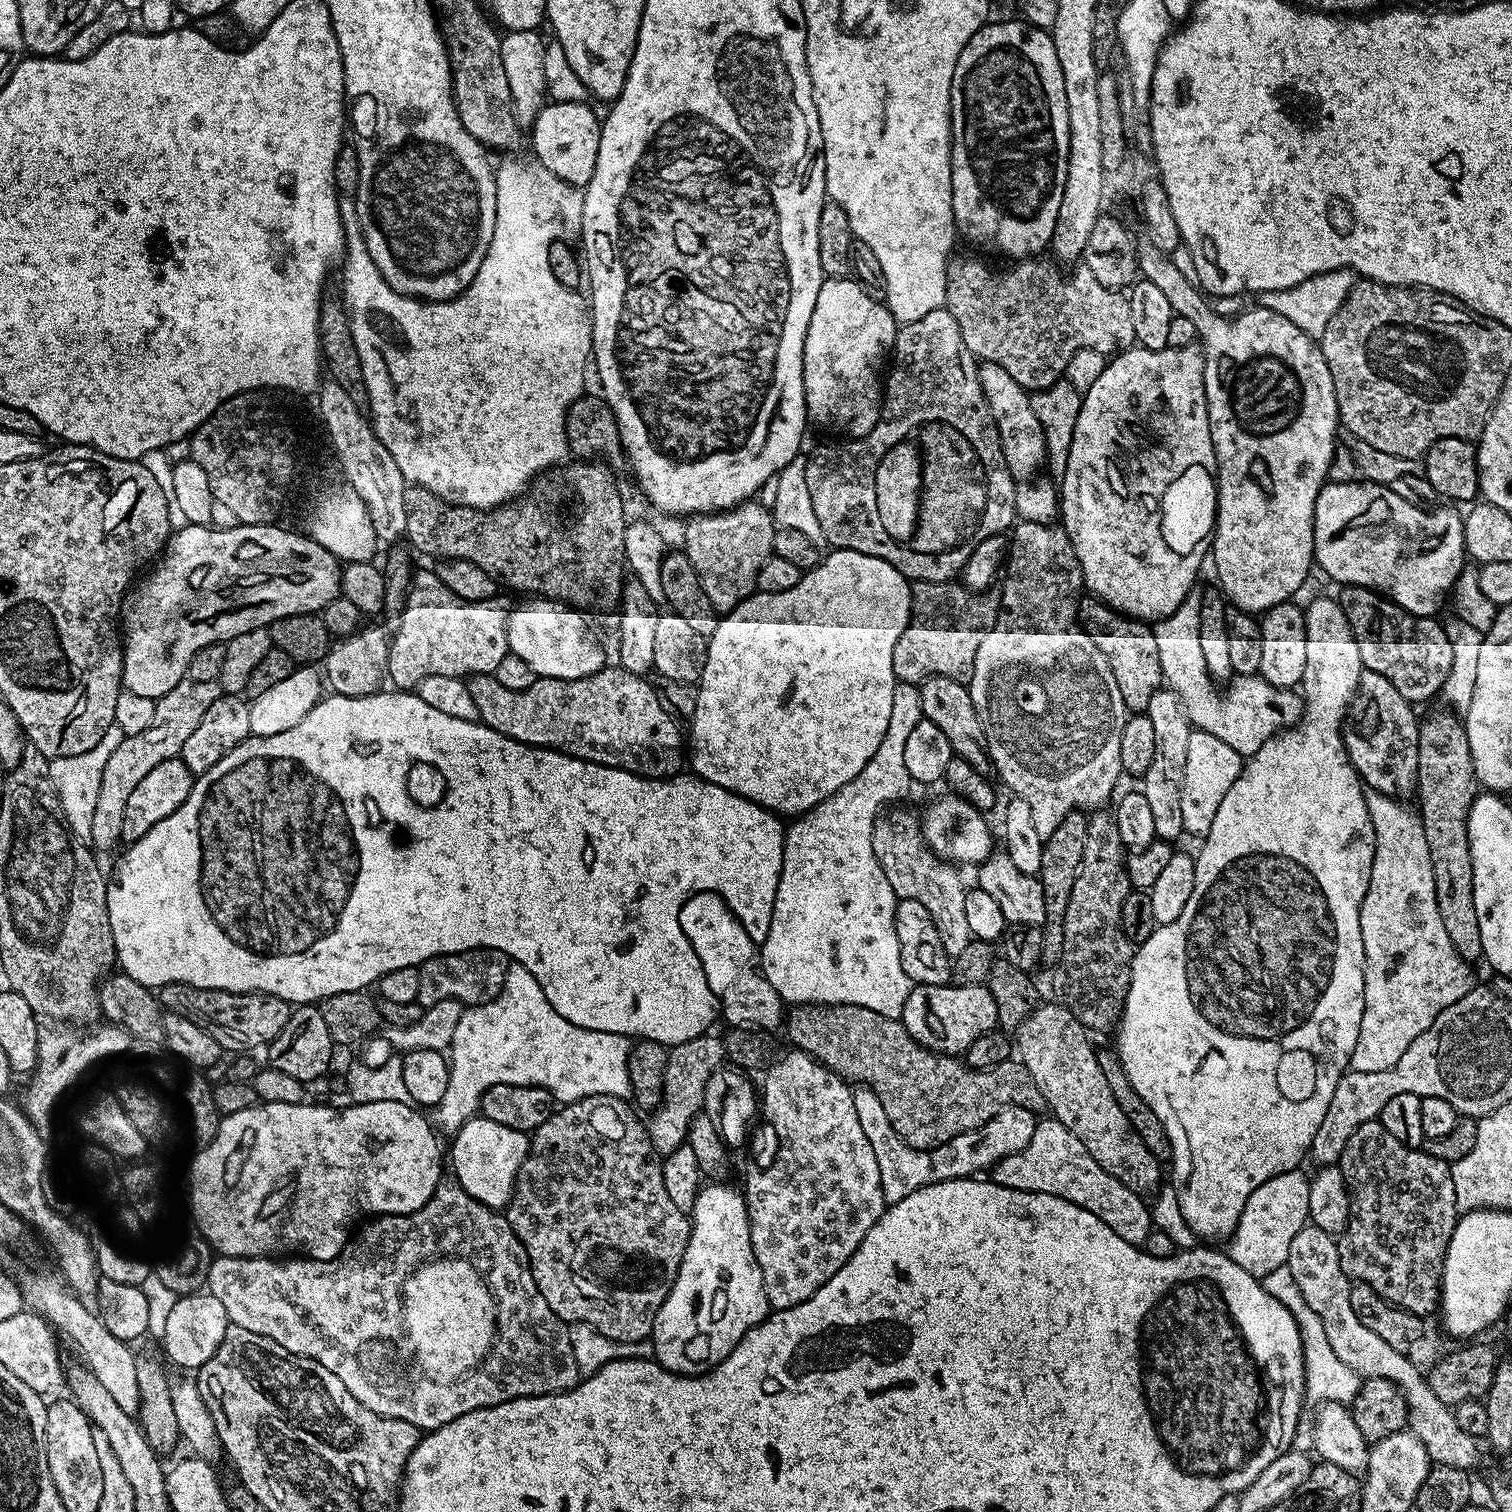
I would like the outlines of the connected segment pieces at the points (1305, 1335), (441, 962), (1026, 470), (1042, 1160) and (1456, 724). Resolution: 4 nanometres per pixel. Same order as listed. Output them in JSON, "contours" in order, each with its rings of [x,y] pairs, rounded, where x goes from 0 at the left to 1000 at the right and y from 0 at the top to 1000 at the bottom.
{"contours":[[[[851,837],[840,840],[840,843],[835,845],[835,849],[837,854],[843,856],[843,858],[845,858],[845,861],[848,861],[848,864],[851,864],[851,866],[853,866],[853,869],[856,869],[858,874],[862,891],[862,912],[864,923],[867,925],[868,923],[872,926],[871,927],[894,929],[899,921],[901,911],[893,903],[890,903],[890,901],[888,901],[885,896],[882,896],[882,890],[880,890],[880,885],[877,885],[877,877],[874,877],[874,872],[872,872],[872,869],[866,866],[864,858],[861,858],[861,853],[858,853],[858,848],[856,848],[856,843],[853,843]]],[[[326,627],[284,634],[277,638],[276,663],[280,667],[293,661],[304,661],[308,665],[324,663],[332,655],[337,637],[335,631]]],[[[649,240],[647,244],[648,255],[655,274],[660,282],[663,300],[665,303],[665,308],[668,311],[669,317],[673,319],[682,318],[687,313],[685,312],[691,309],[693,301],[692,290],[690,288],[689,280],[684,272],[683,263],[675,254],[668,250],[668,247],[665,247],[665,245],[663,245],[663,242]]],[[[698,739],[688,740],[684,747],[681,757],[673,763],[663,766],[655,773],[657,783],[662,783],[668,787],[677,788],[691,788],[700,792],[705,792],[705,795],[710,795],[716,798],[716,800],[721,800],[726,807],[731,808],[739,819],[752,824],[756,823],[757,819],[763,814],[762,802],[760,797],[756,796],[755,789],[748,788],[739,779],[731,776],[724,766],[721,766],[721,761],[702,745]]],[[[960,470],[947,474],[939,479],[938,509],[936,528],[939,528],[938,539],[946,562],[946,573],[948,573],[948,591],[954,612],[962,623],[962,628],[972,636],[981,633],[980,618],[978,615],[978,602],[975,602],[975,575],[971,556],[971,539],[978,526],[978,517],[970,488],[968,477]]]]}

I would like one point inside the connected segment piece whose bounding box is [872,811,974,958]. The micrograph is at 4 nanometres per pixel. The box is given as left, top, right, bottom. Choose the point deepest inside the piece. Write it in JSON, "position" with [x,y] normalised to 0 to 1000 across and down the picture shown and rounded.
{"position":[605,577]}

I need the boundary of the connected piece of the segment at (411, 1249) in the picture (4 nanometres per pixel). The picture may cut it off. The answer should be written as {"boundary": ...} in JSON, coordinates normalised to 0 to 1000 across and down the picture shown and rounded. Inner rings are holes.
{"boundary":[[[294,779],[292,780],[290,784],[288,786],[288,789],[284,792],[284,795],[282,795],[282,798],[279,798],[279,800],[272,802],[268,804],[249,804],[244,806],[240,812],[241,811],[241,812],[239,813],[239,815],[237,813],[237,814],[231,819],[229,824],[228,824],[220,833],[175,832],[174,831],[146,831],[145,832],[141,833],[140,837],[138,838],[138,846],[136,847],[137,854],[140,855],[142,858],[144,858],[144,860],[147,861],[147,866],[149,866],[149,869],[153,875],[160,877],[160,880],[168,880],[168,882],[173,882],[176,885],[184,888],[184,890],[189,890],[189,893],[192,893],[192,896],[202,897],[208,901],[210,901],[213,903],[216,903],[216,906],[218,906],[218,909],[224,909],[224,911],[226,911],[226,917],[229,917],[229,919],[231,919],[231,922],[234,922],[234,925],[237,925],[237,927],[239,927],[239,930],[242,930],[242,933],[247,933],[247,935],[253,935],[253,937],[271,940],[274,944],[278,946],[292,944],[292,943],[295,943],[295,940],[300,940],[300,938],[306,938],[306,935],[311,935],[311,933],[329,930],[332,927],[339,926],[340,925],[345,925],[346,923],[363,923],[367,921],[376,921],[378,918],[381,917],[381,916],[384,915],[385,911],[382,906],[382,901],[380,901],[380,890],[377,890],[376,876],[374,875],[374,874],[370,873],[369,869],[366,869],[366,866],[364,866],[364,864],[361,864],[361,858],[358,858],[358,854],[356,853],[355,848],[353,847],[353,840],[351,839],[349,837],[348,827],[345,824],[345,820],[340,816],[339,812],[333,802],[331,802],[329,800],[323,799],[320,796],[316,796],[300,779]],[[300,829],[309,833],[322,848],[323,852],[328,860],[328,877],[329,883],[326,888],[325,894],[320,897],[319,902],[312,909],[298,914],[281,914],[280,912],[278,912],[278,913],[274,913],[274,911],[272,911],[272,906],[267,903],[267,897],[265,895],[265,886],[266,889],[269,884],[267,878],[267,863],[265,862],[267,849],[269,848],[271,844],[284,832],[296,832]]]}

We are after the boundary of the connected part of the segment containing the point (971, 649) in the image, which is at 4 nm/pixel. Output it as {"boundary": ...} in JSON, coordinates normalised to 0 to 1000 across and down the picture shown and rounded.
{"boundary":[[[612,385],[603,386],[603,405],[597,422],[591,425],[591,446],[596,452],[608,453],[614,447],[631,448],[640,453],[644,446],[644,435],[647,427],[657,414],[660,399],[648,390],[644,390],[635,385]]]}

